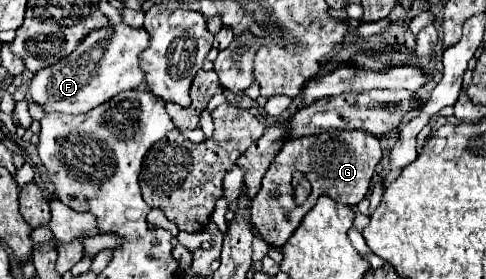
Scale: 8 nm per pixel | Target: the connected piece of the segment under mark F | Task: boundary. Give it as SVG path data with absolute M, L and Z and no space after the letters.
M107 23L105 27L91 31L67 59L37 71L29 87L29 99L43 105L45 113L59 111L79 115L105 103L105 99L111 99L123 89L137 89L145 81L139 67L139 55L149 47L149 41L145 27L137 29L127 23Z

